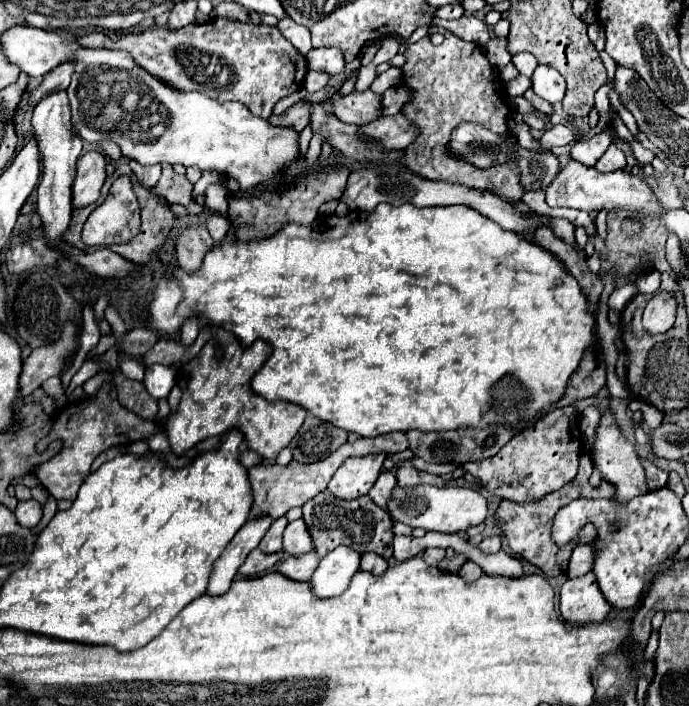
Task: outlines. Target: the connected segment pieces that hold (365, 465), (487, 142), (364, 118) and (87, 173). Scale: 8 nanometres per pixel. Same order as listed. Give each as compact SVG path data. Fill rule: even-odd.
M383 453L347 459L347 461L337 469L337 473L335 473L333 479L329 481L329 487L327 487L327 489L329 489L337 499L347 499L347 501L367 495L369 489L373 487L375 479L379 477L383 459L385 459Z
M463 123L459 125L453 135L451 135L451 141L447 143L447 153L455 159L461 159L461 161L467 161L479 169L489 169L489 167L495 167L495 165L503 165L503 163L509 163L513 161L519 171L521 171L521 185L525 191L545 191L549 187L549 183L559 175L559 159L551 153L551 151L529 151L529 149L523 149L521 145L517 145L511 137L503 137L503 135L495 135L491 131L487 131L483 125L475 125L475 123ZM529 161L541 161L545 165L545 175L541 179L531 179L531 173L529 173Z
M363 91L363 93L349 93L345 97L339 97L337 93L327 97L335 103L335 117L341 119L343 123L355 123L355 125L365 125L371 123L373 119L379 119L383 115L383 103L381 95L375 91Z
M87 151L77 163L77 177L73 183L73 207L83 207L99 199L105 183L105 157L101 151Z

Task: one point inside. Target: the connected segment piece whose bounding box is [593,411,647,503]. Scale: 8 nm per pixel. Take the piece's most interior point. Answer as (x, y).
(617, 460)

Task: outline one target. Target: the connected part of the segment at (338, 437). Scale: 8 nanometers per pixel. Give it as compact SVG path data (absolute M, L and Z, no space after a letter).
M309 415L301 425L299 433L289 443L289 449L293 451L295 461L313 463L337 451L345 441L347 441L347 431Z

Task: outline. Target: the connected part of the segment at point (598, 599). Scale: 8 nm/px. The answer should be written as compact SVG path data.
M587 573L583 577L567 579L561 587L561 615L571 623L591 623L605 621L611 611L609 601L603 597L595 575Z

